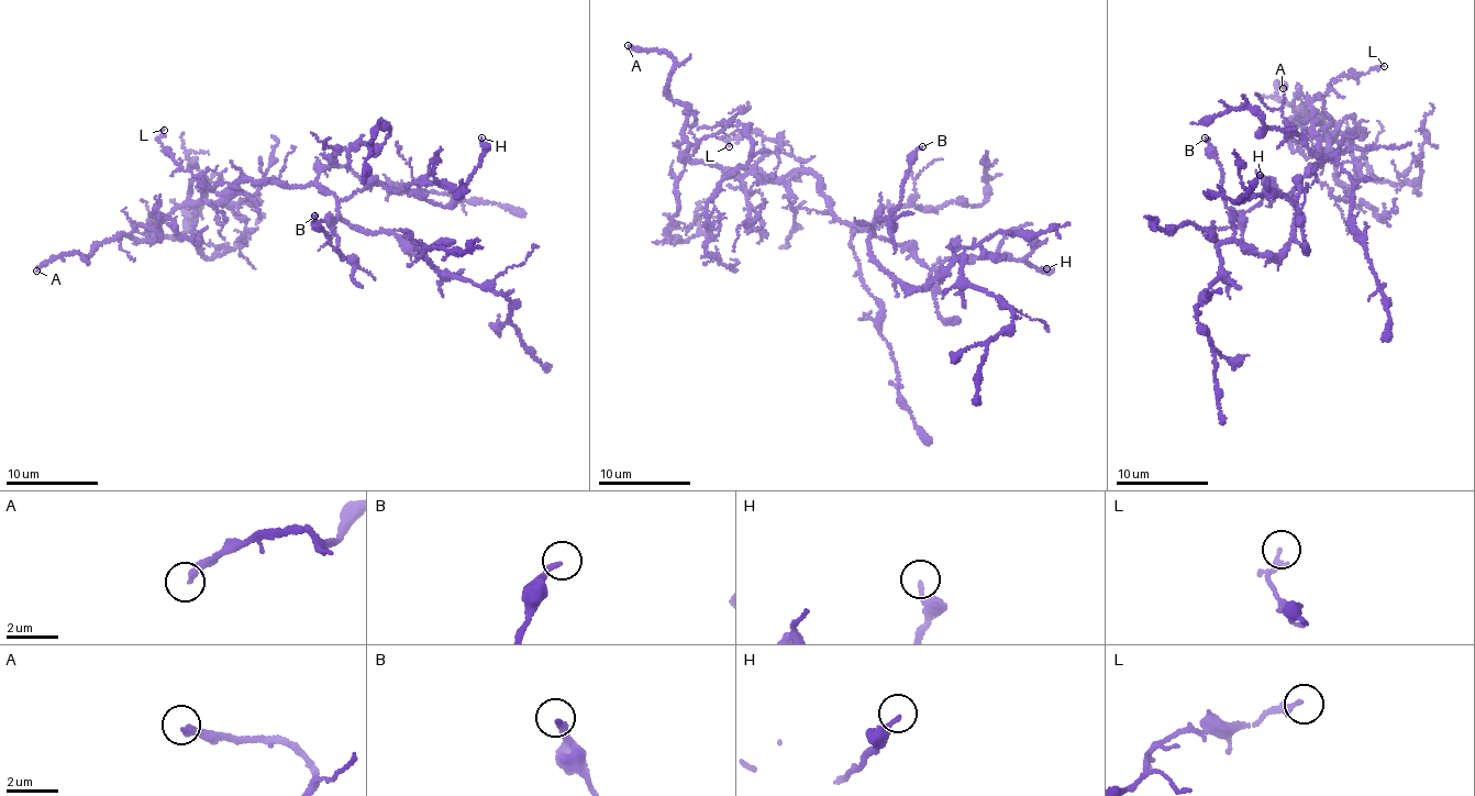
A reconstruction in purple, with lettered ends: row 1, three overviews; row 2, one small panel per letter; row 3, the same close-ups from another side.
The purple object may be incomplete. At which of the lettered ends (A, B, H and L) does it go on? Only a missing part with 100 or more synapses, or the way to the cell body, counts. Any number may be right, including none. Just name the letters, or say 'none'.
A

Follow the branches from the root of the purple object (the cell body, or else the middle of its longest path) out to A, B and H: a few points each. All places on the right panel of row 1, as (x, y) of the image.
A: (1315, 169), (1323, 162), (1313, 126), (1331, 139), (1351, 133), (1328, 139), (1310, 108), (1282, 99), (1283, 88)
B: (1315, 169), (1287, 195), (1271, 189), (1249, 210), (1240, 212), (1226, 205), (1220, 166), (1205, 137)
H: (1315, 169), (1300, 180), (1293, 203), (1273, 194), (1266, 199), (1253, 195), (1243, 203), (1235, 201), (1260, 175)

